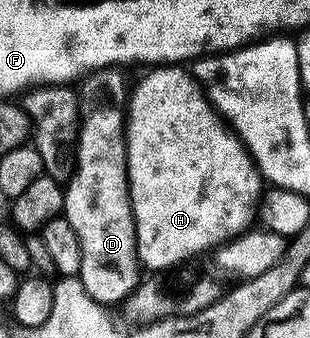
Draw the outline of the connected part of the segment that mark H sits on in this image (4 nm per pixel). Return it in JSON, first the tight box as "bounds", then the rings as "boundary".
{"bounds":[126,66,264,269],"boundary":[[[154,66],[149,69],[150,72],[146,77],[143,78],[142,82],[137,86],[134,94],[130,98],[130,108],[128,107],[128,121],[126,124],[126,178],[130,182],[130,206],[134,210],[134,229],[136,230],[136,238],[138,239],[138,262],[143,269],[146,268],[170,268],[173,264],[178,264],[181,260],[186,260],[189,256],[194,256],[197,252],[206,252],[217,249],[219,246],[226,243],[227,240],[233,240],[234,237],[242,235],[243,232],[247,231],[251,227],[250,224],[254,220],[254,212],[256,216],[256,209],[260,204],[260,193],[264,188],[264,181],[257,168],[254,167],[254,161],[250,158],[250,153],[246,151],[246,148],[242,144],[241,140],[234,135],[233,131],[224,123],[223,117],[216,111],[213,103],[208,99],[207,93],[204,91],[203,85],[199,84],[194,79],[193,75],[189,71],[186,72],[182,66]]]}

